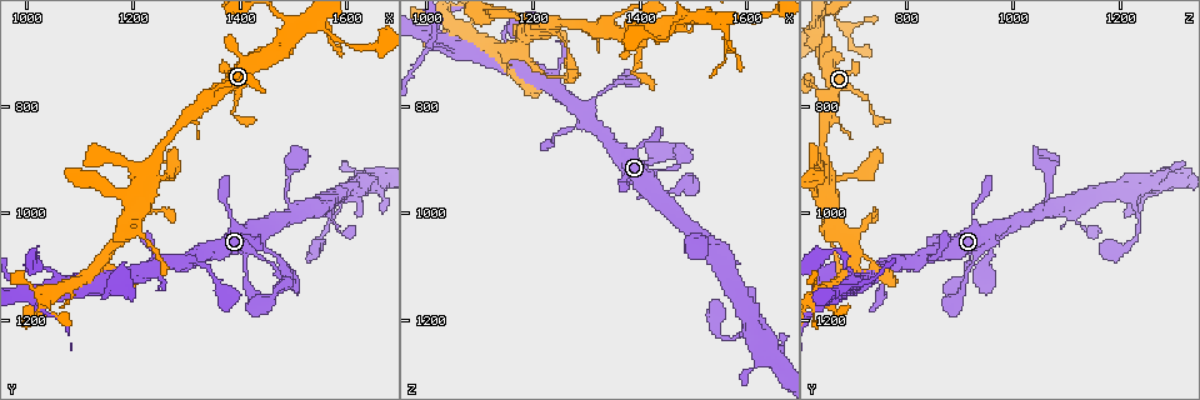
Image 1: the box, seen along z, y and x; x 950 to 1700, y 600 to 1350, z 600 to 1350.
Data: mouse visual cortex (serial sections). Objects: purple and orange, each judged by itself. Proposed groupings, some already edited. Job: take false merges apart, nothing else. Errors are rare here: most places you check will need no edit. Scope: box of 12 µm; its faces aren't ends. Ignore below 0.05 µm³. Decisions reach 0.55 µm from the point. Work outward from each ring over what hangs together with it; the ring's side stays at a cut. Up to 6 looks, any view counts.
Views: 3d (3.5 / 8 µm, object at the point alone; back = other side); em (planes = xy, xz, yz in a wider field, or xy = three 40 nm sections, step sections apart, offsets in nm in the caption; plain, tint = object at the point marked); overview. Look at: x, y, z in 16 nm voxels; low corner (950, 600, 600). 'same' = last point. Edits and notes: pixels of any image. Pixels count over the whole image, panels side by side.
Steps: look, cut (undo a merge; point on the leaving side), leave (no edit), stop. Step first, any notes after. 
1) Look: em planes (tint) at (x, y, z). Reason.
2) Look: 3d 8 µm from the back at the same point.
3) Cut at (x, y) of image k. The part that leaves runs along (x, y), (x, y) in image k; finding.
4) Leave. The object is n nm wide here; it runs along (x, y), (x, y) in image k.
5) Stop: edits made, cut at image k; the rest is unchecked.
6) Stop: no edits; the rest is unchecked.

Look: 3d 3.5 µm at (1555, 980, 1100). Branch point.

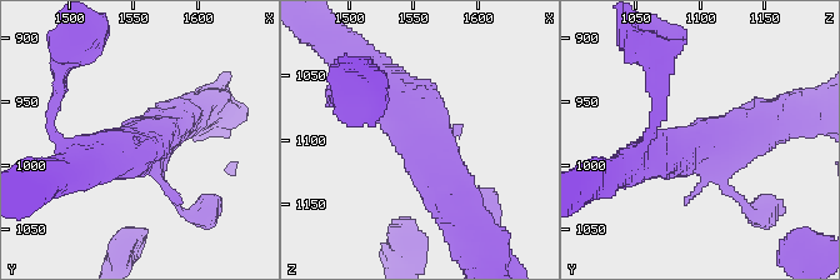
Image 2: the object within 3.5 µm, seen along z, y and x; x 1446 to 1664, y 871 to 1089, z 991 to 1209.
Look: em xy step 1 (tint) at (1554, 984, 1102).

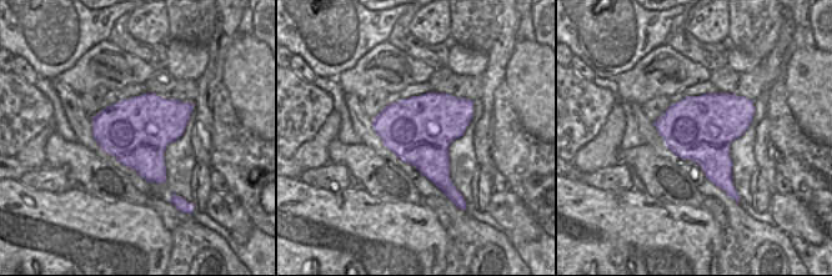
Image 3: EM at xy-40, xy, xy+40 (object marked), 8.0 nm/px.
Leave. It runs along (373, 80), (415, 121), (454, 209) in image 2; continuous, no second cell.

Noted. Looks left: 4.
Look: 3d 3.5 µm at (1345, 1105, 765).

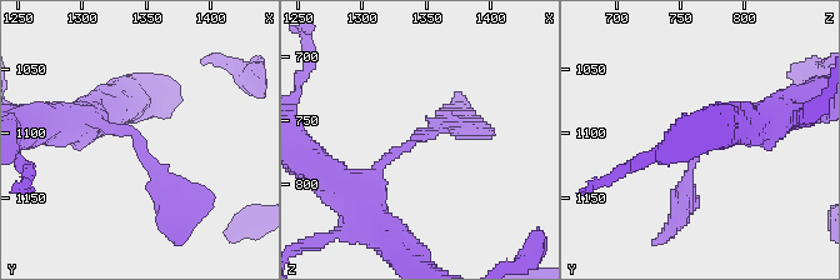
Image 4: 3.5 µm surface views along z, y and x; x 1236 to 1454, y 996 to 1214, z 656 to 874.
Look: em xy step 1 (tint) at (1340, 1106, 764). The arms are 200, 250 nm wide; shape alone is not enough.

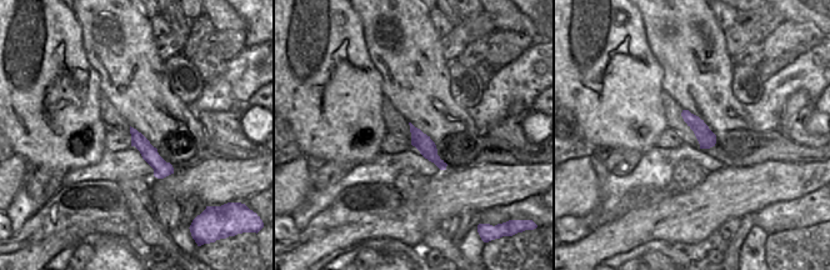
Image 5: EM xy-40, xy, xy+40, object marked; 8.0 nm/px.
Leave. It runs along (81, 121), (124, 129), (178, 209) in image 4; continuous, no second cell.

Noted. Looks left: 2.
Stop: no edits; the rest is unchecked.

